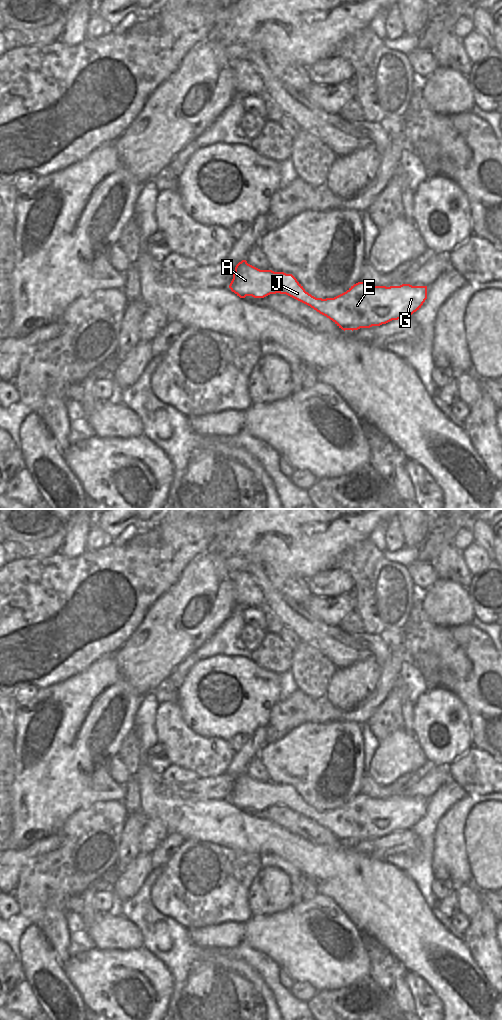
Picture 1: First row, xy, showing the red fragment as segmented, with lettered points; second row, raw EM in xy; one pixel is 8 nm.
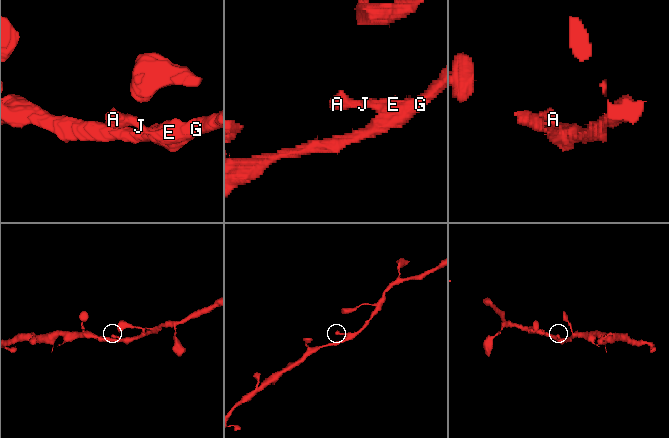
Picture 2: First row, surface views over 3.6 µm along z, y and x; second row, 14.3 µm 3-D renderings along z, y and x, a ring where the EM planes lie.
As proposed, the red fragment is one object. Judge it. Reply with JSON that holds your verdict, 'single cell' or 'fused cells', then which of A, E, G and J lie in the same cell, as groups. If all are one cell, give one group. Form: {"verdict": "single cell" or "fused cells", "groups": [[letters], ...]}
{"verdict": "single cell", "groups": [["A", "E", "G", "J"]]}

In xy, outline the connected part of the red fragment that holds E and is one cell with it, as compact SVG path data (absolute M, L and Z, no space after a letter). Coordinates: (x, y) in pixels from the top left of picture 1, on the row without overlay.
M242 772L236 777L229 800L240 810L246 808L264 810L270 806L286 806L326 828L344 843L380 838L392 832L406 830L419 822L427 811L427 798L402 796L386 799L372 798L366 794L358 794L334 810L316 810L306 804L292 786L260 782L248 776L246 772Z

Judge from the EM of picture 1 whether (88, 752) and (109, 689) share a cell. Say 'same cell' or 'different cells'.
same cell

